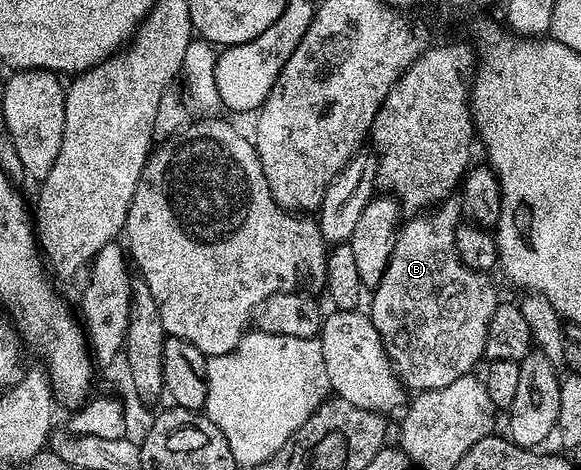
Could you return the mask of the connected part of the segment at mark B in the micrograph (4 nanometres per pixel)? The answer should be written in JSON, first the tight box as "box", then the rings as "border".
{"box":[368,197,500,393],"border":[[[450,197],[445,200],[441,205],[435,206],[433,209],[427,210],[425,213],[415,214],[413,217],[407,218],[410,219],[401,224],[400,230],[393,242],[394,248],[392,249],[392,257],[388,261],[388,269],[384,273],[384,277],[380,282],[378,282],[378,286],[373,288],[372,294],[374,295],[370,299],[370,309],[368,308],[368,316],[371,319],[372,325],[376,327],[376,331],[379,333],[380,337],[383,341],[383,347],[386,350],[387,357],[390,359],[390,362],[393,363],[394,370],[397,371],[398,378],[402,380],[407,388],[411,392],[417,393],[419,391],[431,391],[432,389],[440,389],[444,385],[452,385],[452,381],[456,381],[460,377],[464,377],[465,375],[471,374],[475,370],[474,366],[478,363],[478,358],[481,360],[486,353],[486,338],[488,337],[488,325],[492,321],[492,317],[494,316],[494,311],[499,305],[500,296],[498,296],[498,291],[494,288],[494,283],[490,280],[491,276],[489,274],[483,273],[481,271],[473,271],[472,269],[468,269],[468,265],[464,265],[464,261],[460,261],[460,257],[456,253],[456,233],[454,232],[457,229],[458,224],[460,222],[460,203],[457,198]]]}

